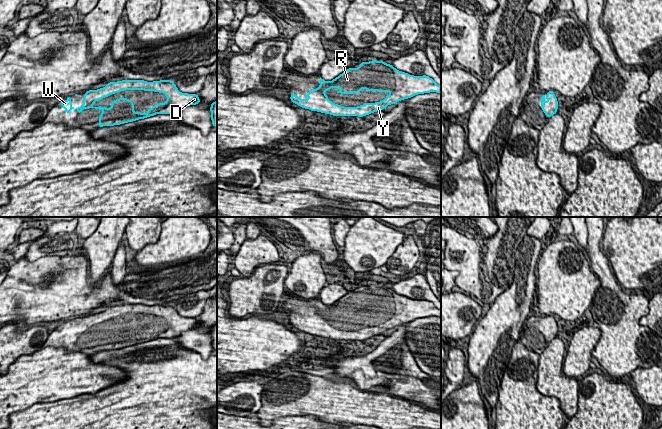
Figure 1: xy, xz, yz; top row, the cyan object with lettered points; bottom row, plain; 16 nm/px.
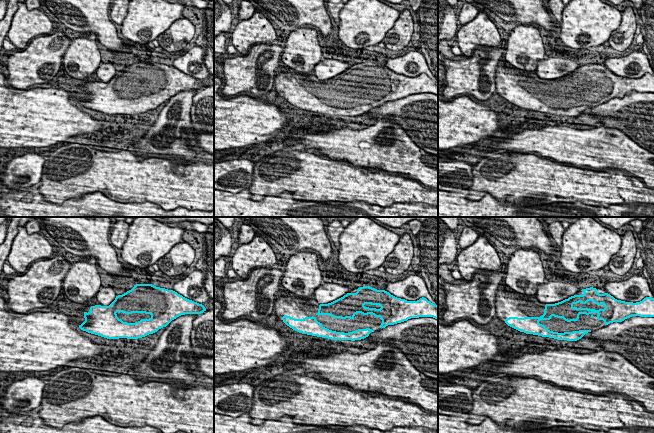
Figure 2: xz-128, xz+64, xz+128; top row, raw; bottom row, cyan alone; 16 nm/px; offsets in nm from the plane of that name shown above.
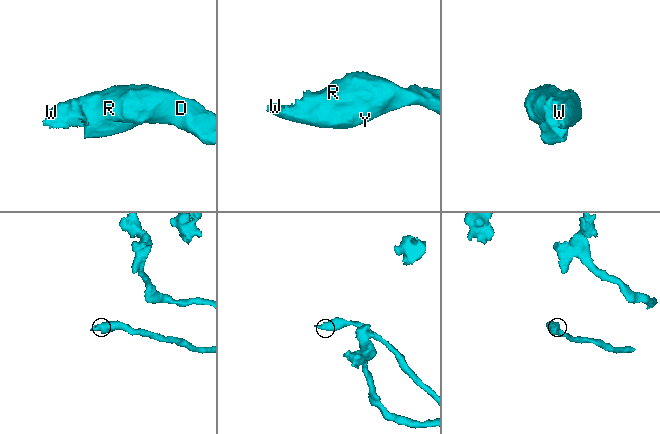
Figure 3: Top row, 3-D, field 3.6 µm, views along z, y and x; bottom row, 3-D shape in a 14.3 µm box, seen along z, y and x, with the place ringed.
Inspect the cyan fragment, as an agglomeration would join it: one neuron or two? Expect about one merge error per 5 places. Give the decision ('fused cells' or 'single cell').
single cell

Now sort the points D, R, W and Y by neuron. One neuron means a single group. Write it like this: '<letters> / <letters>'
D R W Y

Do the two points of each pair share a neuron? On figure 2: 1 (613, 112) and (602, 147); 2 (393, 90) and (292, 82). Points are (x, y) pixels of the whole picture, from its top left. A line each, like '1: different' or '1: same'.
1: different
2: same

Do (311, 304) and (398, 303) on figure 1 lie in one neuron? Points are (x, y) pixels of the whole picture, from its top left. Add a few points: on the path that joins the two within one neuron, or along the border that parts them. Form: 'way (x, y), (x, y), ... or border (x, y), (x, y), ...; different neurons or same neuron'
way (333, 308), (343, 304), (376, 303); same neuron

